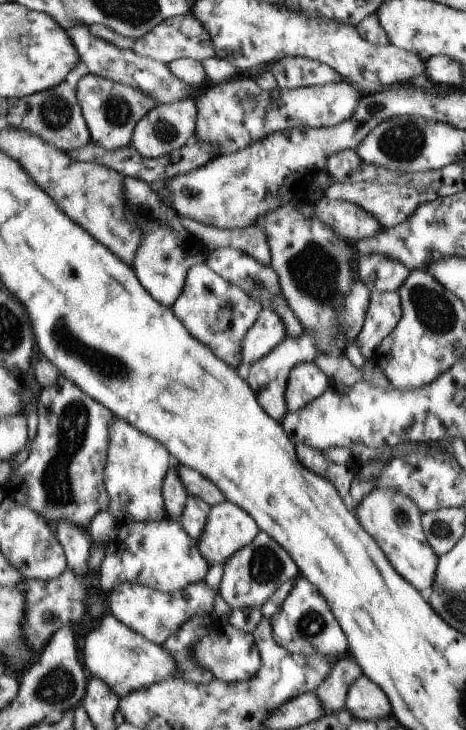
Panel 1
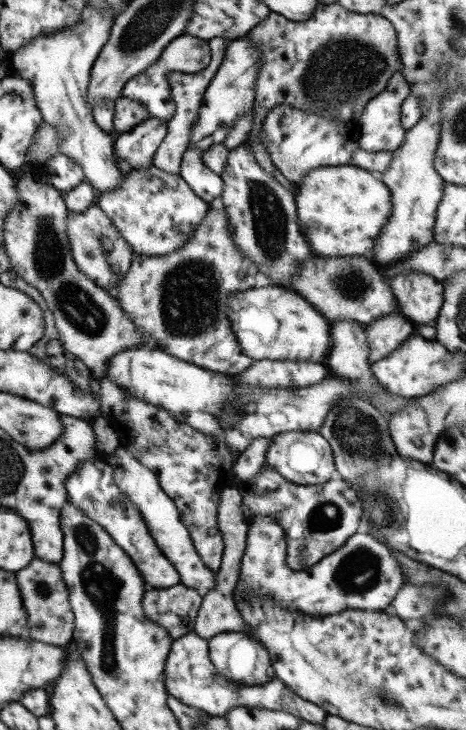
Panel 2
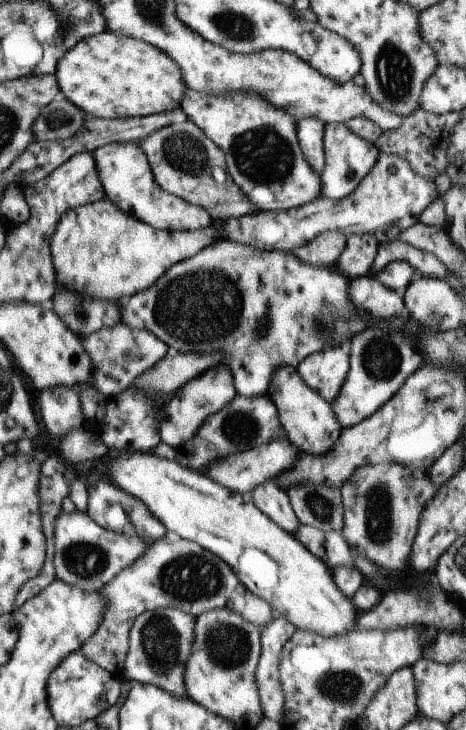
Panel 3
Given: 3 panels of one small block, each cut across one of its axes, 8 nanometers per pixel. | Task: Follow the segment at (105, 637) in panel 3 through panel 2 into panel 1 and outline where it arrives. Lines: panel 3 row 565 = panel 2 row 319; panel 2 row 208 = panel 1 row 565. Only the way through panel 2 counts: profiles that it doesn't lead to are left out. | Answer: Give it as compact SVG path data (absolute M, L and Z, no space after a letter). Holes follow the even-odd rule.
M224 500L210 506L196 545L209 567L222 566L236 550L249 544L258 531L256 522L244 510Z

